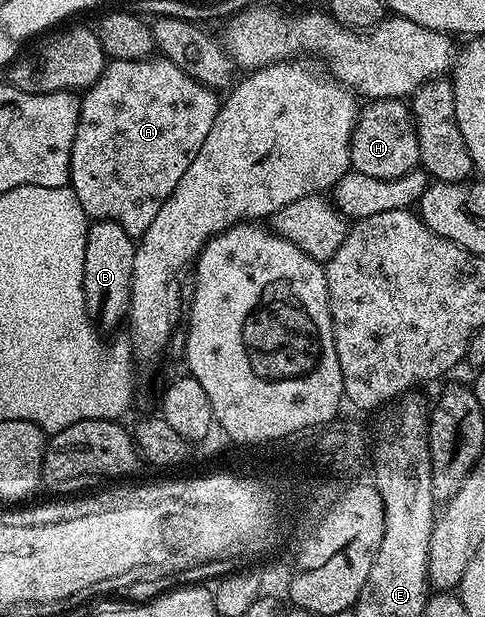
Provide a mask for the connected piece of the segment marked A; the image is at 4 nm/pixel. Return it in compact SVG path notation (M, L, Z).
M150 55L142 61L110 60L101 78L84 90L79 111L79 127L75 143L71 143L69 185L79 199L85 216L93 221L114 221L135 239L141 238L151 227L159 207L167 203L175 183L183 179L191 159L199 155L199 147L211 132L211 123L219 108L214 90L196 81L187 71L175 67L166 57Z

